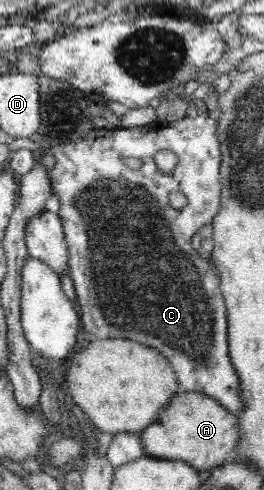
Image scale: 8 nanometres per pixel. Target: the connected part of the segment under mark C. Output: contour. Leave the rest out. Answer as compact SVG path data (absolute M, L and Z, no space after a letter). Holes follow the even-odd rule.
M213 114L208 117L197 115L195 118L185 116L182 119L176 120L173 124L153 122L129 128L94 128L94 130L89 130L89 132L73 142L60 145L52 144L49 147L51 156L55 158L55 163L50 169L49 176L52 191L59 196L60 209L58 214L64 227L66 242L68 243L70 275L75 284L78 300L77 310L79 311L84 329L92 338L98 340L108 340L109 338L133 340L133 342L139 342L139 344L145 344L149 348L159 350L163 356L167 356L167 360L173 366L173 370L175 372L179 370L177 380L183 386L183 390L201 391L213 397L221 405L237 415L240 409L240 396L238 395L237 373L229 358L226 304L219 288L219 280L217 276L213 276L213 270L211 270L213 266L209 266L207 260L201 260L197 256L197 252L193 250L193 246L191 246L191 238L204 226L212 225L221 207L220 166L222 154L221 143L217 136L217 128L219 128L219 119ZM159 150L170 150L177 155L178 163L172 173L166 173L157 168L157 163L155 163L154 158ZM121 156L139 158L141 160L141 167L127 167L121 161ZM173 192L184 193L185 198L189 202L187 206L178 210L173 208L171 206L171 194Z

